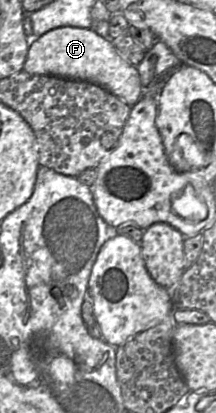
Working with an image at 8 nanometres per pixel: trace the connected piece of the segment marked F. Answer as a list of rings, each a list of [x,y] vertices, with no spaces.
[[[63,26],[31,39],[22,70],[30,74],[52,75],[96,83],[129,106],[134,106],[143,95],[137,68],[117,52],[110,39],[101,37],[91,28]]]

